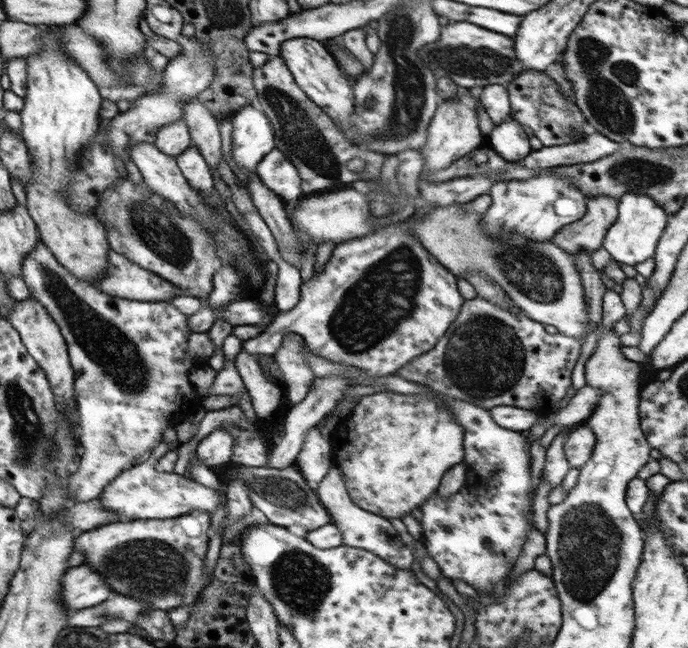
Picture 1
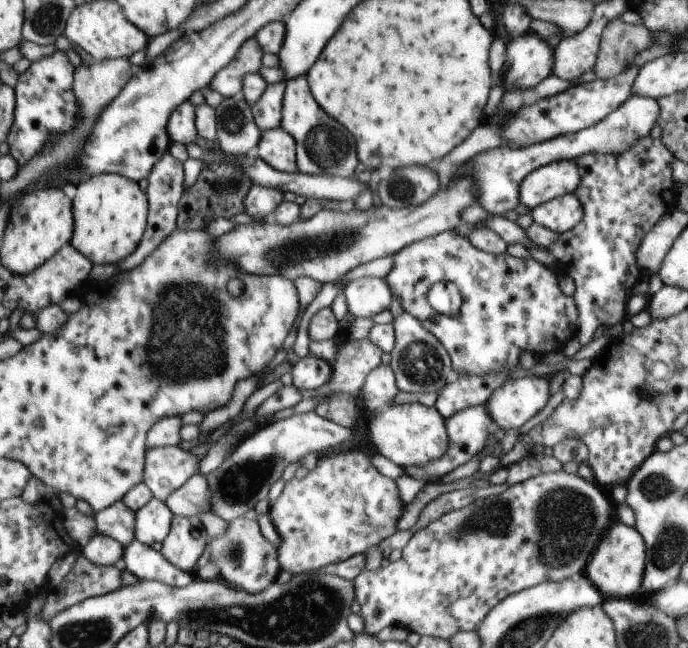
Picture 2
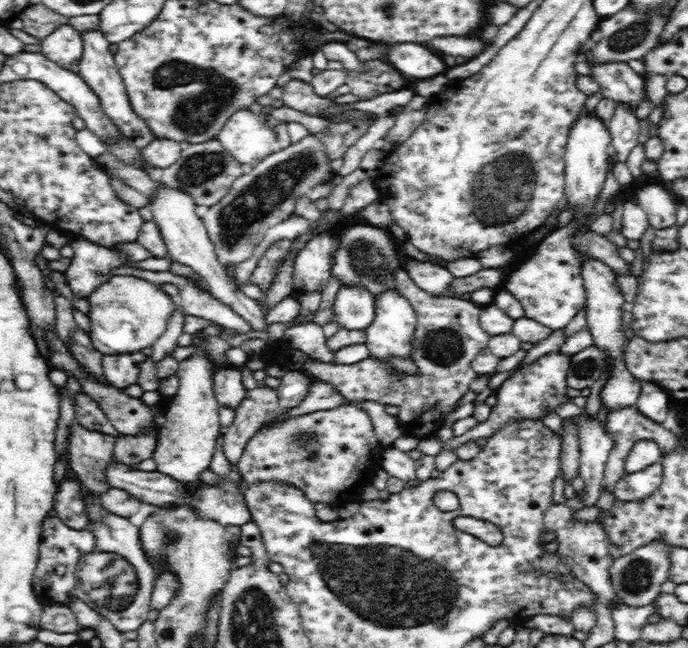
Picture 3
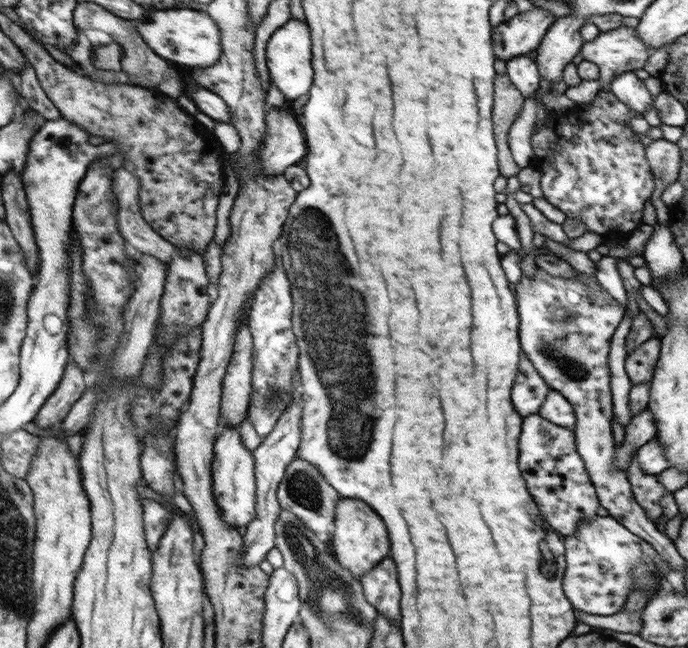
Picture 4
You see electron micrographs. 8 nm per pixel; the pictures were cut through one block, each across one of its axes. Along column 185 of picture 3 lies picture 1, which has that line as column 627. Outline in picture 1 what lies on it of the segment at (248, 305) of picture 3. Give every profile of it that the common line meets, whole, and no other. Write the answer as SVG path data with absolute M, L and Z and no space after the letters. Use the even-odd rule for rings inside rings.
M626 193L619 199L618 218L610 226L609 232L603 241L603 248L612 256L618 264L628 264L635 267L653 258L655 251L665 232L669 214L658 206L658 203L648 195Z

